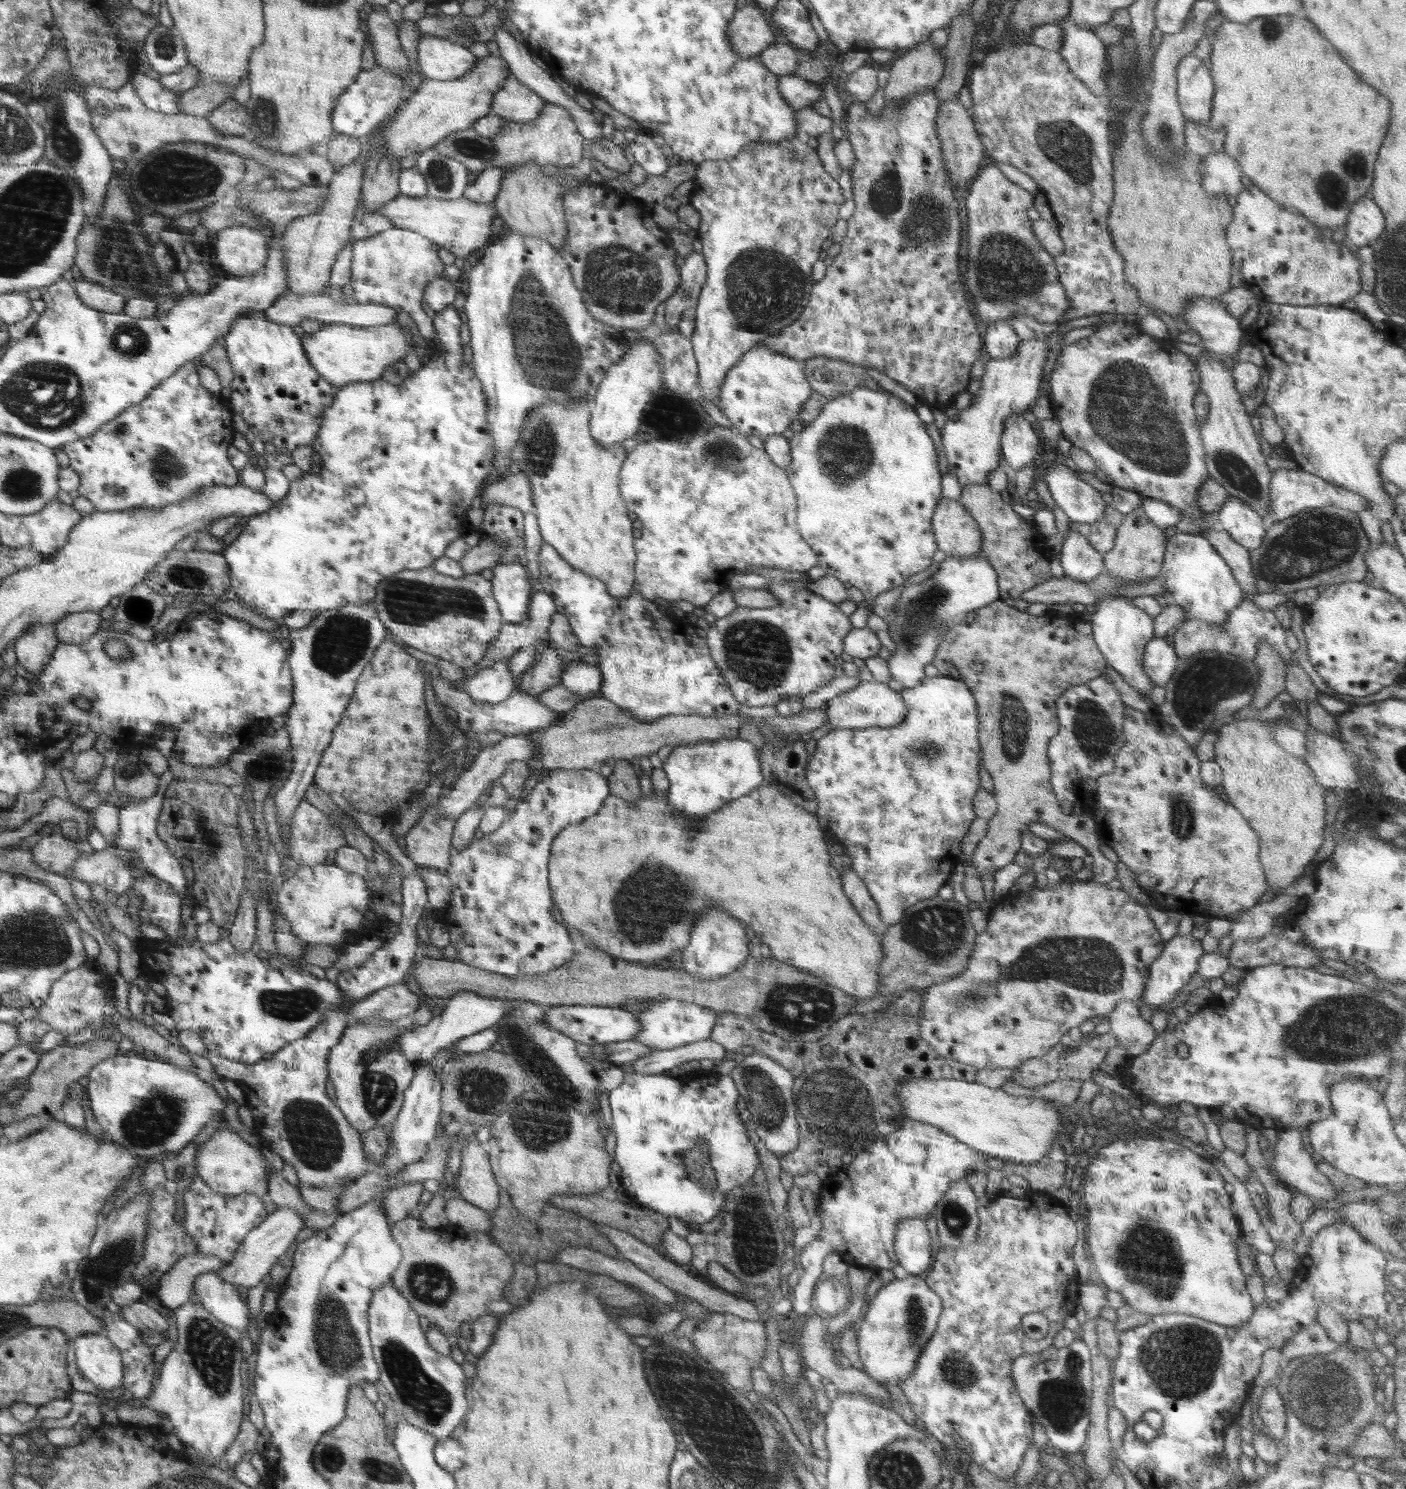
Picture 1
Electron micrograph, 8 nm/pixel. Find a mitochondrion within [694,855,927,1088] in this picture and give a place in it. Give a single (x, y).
(796, 1006)

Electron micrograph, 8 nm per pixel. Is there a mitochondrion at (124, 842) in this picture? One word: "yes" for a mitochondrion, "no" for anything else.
no

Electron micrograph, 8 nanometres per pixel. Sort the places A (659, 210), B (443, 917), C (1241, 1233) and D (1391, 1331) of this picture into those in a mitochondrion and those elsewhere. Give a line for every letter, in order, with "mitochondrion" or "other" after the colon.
A: other
B: other
C: other
D: other

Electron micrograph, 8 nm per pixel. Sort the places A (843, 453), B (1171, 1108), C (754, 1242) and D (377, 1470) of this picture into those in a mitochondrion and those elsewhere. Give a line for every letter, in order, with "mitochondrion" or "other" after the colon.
A: mitochondrion
B: other
C: mitochondrion
D: mitochondrion

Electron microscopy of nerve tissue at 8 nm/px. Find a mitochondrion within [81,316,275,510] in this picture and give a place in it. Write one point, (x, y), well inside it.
(168, 470)

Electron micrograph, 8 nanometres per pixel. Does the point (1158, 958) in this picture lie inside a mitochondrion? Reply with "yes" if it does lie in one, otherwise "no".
no

